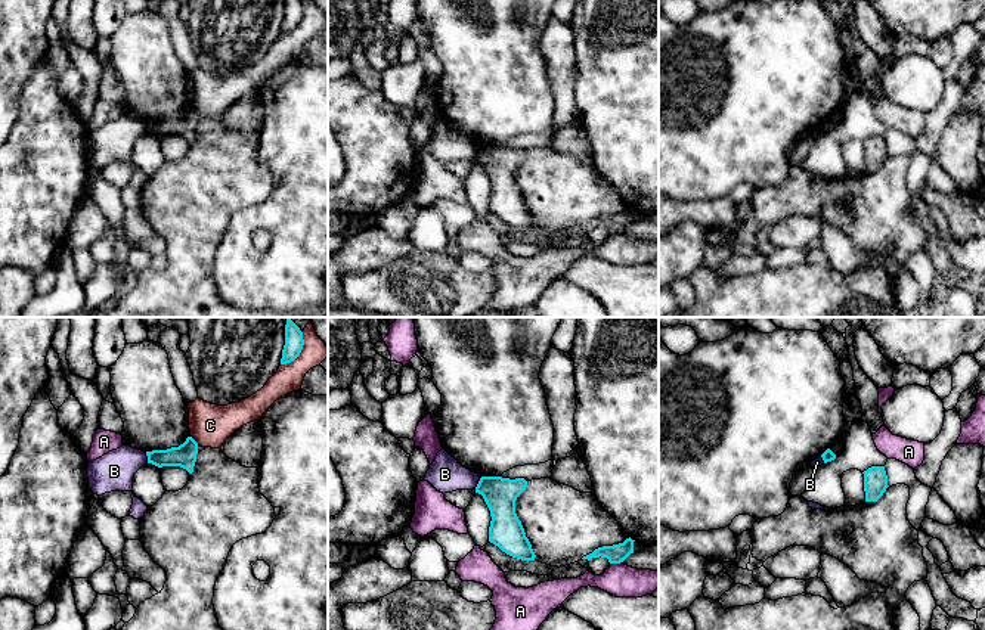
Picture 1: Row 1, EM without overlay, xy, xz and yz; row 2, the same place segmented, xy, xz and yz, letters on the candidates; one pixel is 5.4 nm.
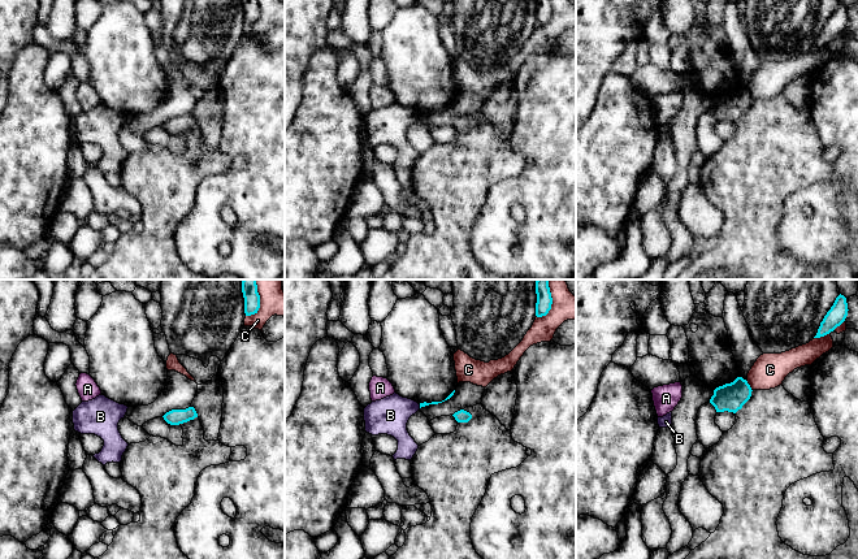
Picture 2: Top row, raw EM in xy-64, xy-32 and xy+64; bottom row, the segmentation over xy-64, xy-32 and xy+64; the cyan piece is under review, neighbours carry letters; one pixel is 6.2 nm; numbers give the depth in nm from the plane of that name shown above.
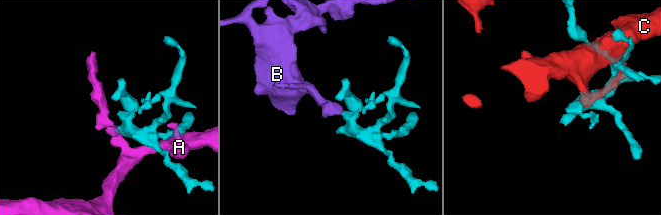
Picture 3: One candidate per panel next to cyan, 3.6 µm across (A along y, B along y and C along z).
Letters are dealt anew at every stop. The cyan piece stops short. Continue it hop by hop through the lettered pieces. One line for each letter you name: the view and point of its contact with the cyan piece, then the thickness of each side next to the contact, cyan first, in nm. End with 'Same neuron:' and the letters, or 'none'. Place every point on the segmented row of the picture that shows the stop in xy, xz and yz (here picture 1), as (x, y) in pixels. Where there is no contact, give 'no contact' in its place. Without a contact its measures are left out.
Same neuron: none

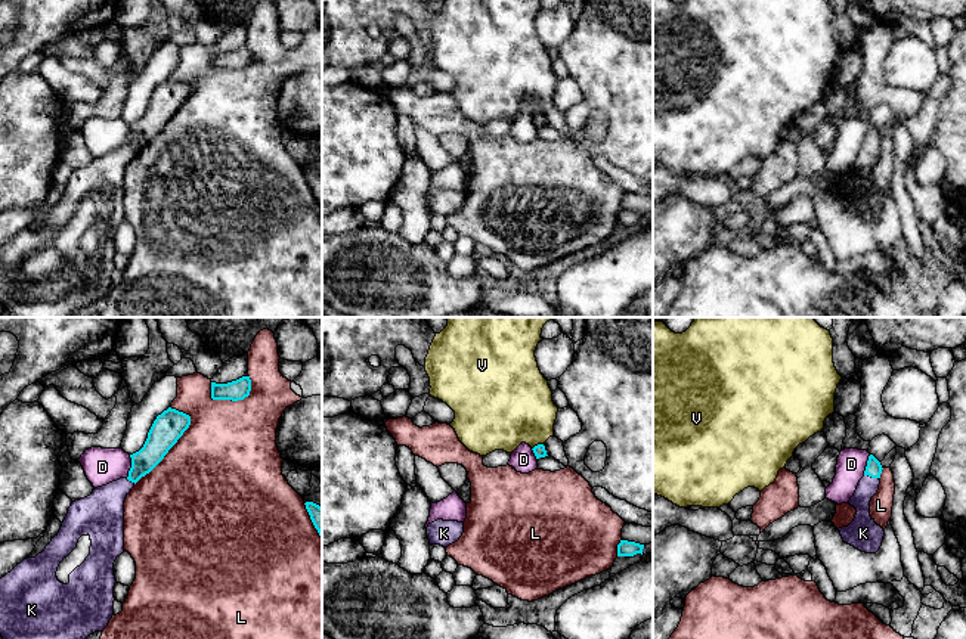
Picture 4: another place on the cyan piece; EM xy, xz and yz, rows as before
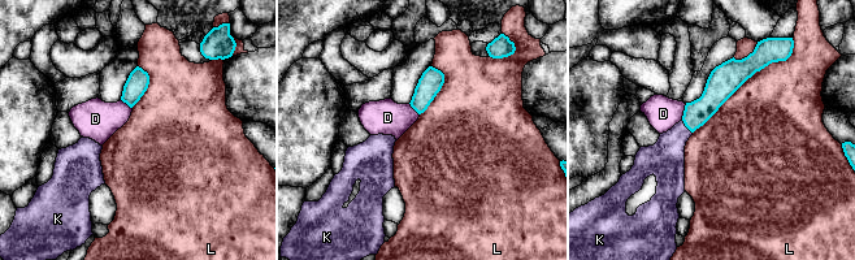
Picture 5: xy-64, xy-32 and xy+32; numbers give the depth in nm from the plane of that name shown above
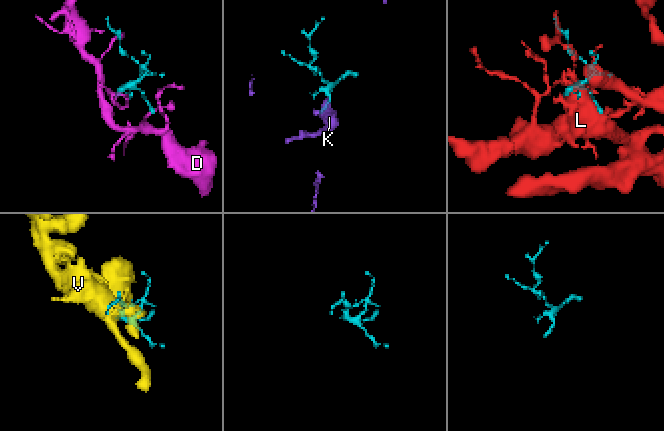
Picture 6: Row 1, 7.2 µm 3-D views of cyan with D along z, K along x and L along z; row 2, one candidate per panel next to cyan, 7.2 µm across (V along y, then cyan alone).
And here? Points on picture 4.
K: yz (872, 477) | 90/110 nm
Same neuron: K

